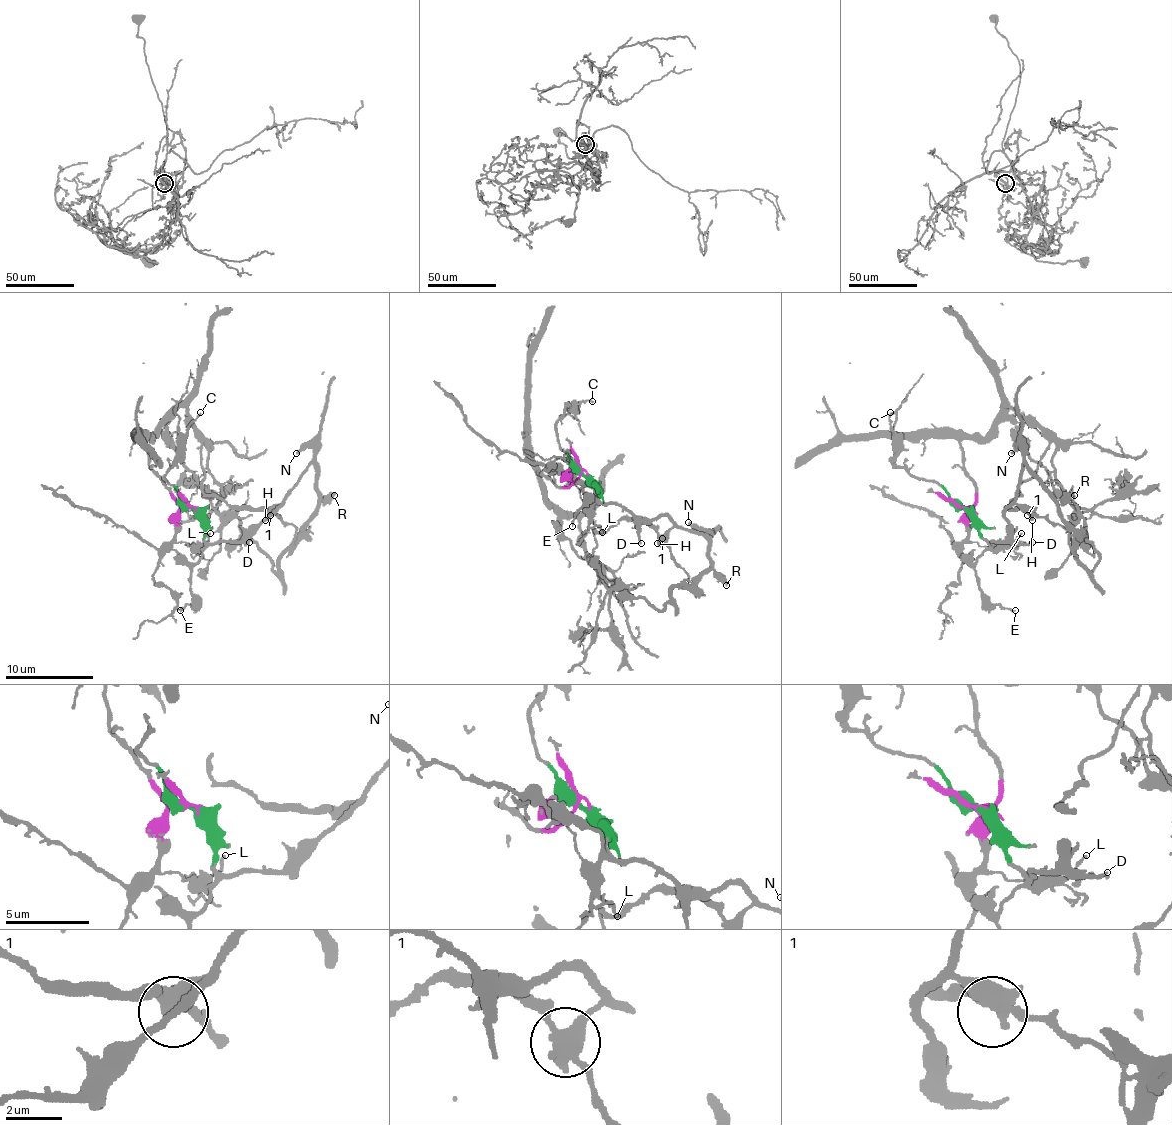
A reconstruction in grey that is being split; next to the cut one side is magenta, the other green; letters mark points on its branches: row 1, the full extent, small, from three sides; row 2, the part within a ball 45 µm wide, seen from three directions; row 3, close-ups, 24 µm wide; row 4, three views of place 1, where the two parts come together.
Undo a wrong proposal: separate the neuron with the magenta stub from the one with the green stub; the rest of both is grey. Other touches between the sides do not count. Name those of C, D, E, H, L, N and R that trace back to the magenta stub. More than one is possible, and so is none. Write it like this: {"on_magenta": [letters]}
{"on_magenta": []}

